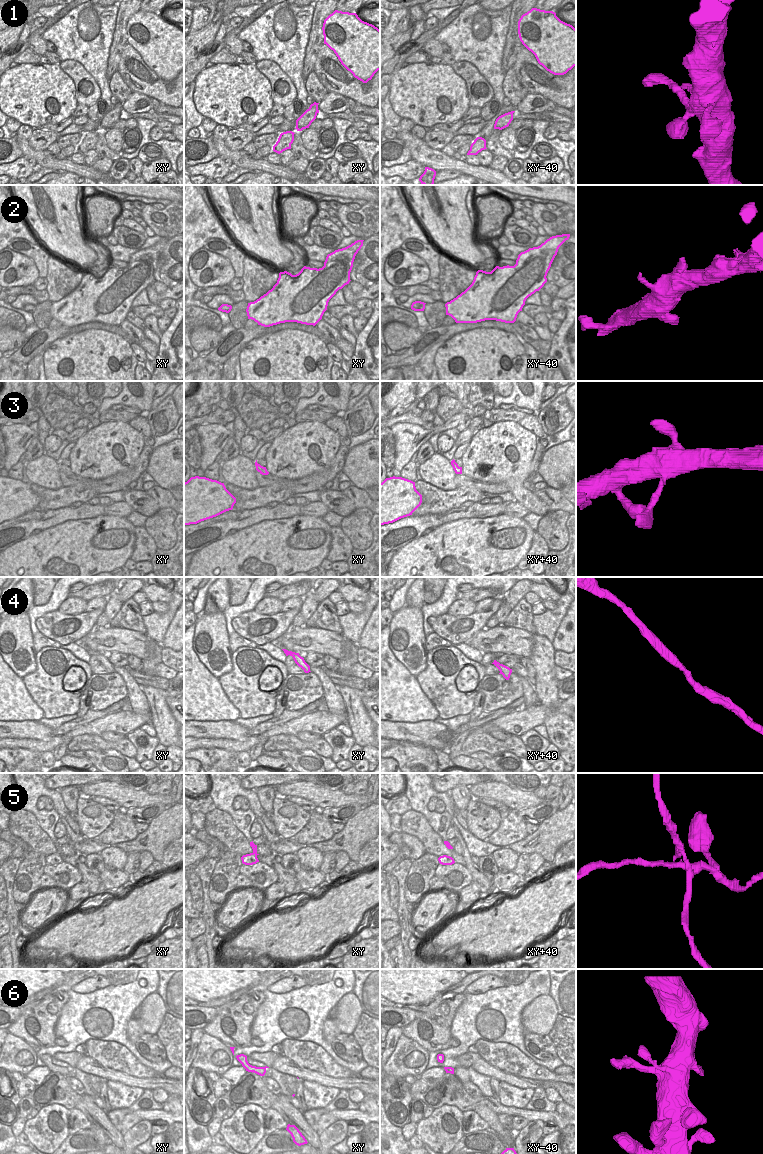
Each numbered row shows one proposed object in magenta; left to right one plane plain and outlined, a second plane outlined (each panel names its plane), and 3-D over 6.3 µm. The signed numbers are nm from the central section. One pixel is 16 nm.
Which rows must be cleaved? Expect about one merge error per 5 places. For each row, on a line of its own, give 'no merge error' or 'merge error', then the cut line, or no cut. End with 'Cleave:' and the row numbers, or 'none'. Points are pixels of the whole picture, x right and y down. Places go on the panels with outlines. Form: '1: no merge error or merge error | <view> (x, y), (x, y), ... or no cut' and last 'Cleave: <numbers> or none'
1: no merge error | no cut
2: no merge error | no cut
3: no merge error | no cut
4: no merge error | no cut
5: merge error | xy (253, 852), (256, 854)
6: no merge error | no cut
Cleave: 5

